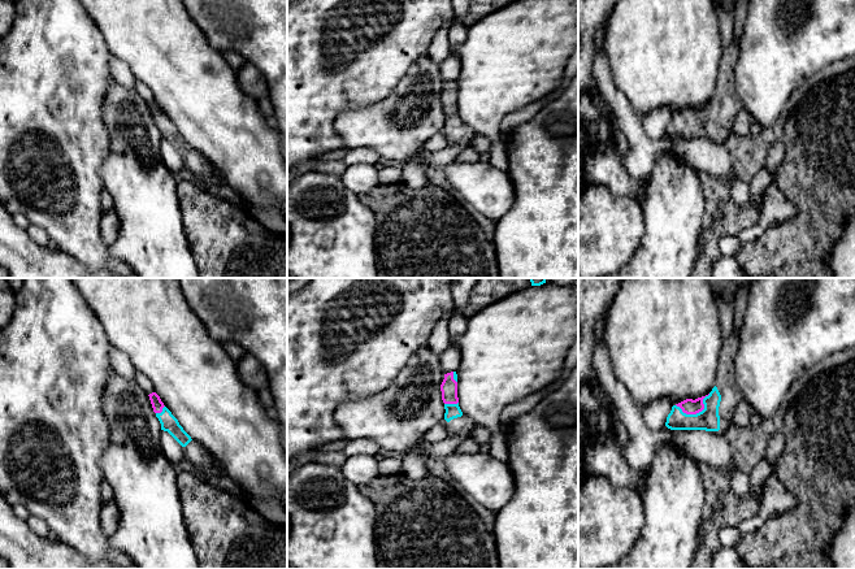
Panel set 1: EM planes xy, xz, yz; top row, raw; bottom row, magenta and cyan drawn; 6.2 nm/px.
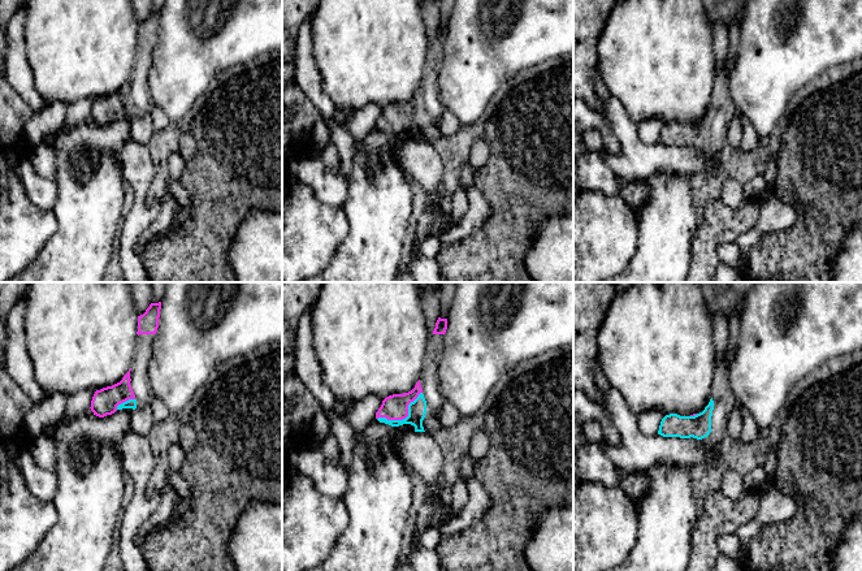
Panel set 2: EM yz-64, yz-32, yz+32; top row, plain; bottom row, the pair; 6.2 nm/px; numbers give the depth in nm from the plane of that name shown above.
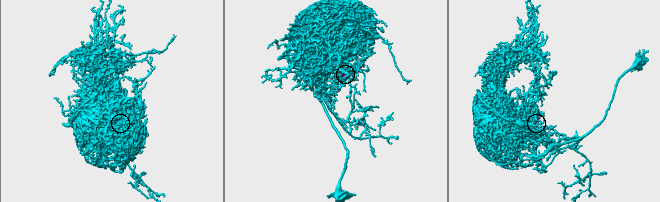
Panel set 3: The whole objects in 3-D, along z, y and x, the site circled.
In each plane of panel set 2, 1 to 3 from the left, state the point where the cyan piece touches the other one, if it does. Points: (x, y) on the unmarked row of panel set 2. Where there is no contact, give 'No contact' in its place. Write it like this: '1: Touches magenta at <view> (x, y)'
1: Touches magenta at yz-64 (124, 109)
2: Touches magenta at yz-32 (403, 126)
3: Touches magenta at yz+32 (693, 124)

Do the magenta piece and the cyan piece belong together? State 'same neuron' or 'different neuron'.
same neuron

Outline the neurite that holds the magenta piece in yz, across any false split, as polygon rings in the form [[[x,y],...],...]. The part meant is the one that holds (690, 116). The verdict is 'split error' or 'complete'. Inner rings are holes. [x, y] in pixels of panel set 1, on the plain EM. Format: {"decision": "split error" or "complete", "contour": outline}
{"decision": "split error", "contour": [[[715,95],[712,100],[695,109],[686,108],[672,116],[665,135],[670,139],[720,139],[719,116],[721,104]]]}

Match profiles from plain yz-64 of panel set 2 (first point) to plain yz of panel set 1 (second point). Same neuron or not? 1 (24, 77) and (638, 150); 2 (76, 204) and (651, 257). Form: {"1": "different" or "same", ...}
{"1": "same", "2": "same"}

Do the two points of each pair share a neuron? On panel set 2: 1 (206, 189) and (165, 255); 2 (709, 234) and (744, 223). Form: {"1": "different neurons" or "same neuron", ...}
{"1": "same neuron", "2": "same neuron"}

